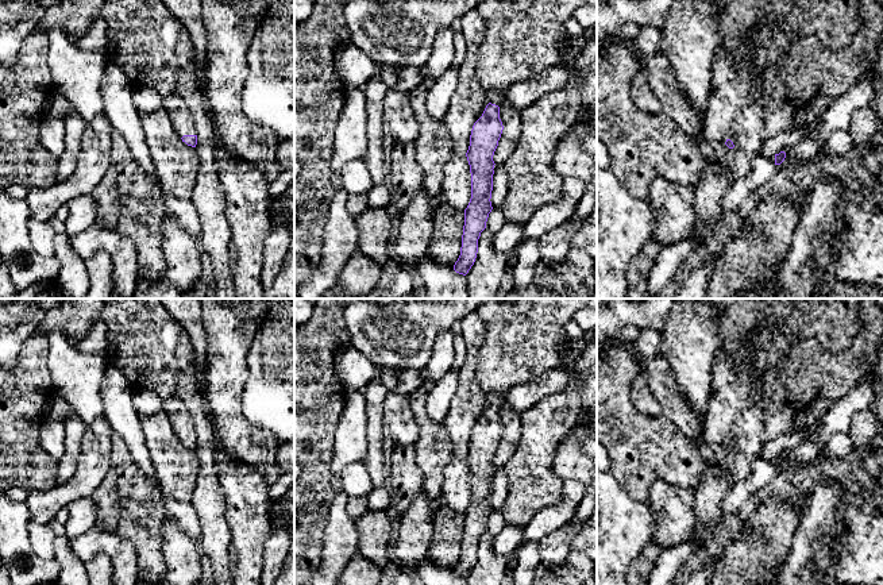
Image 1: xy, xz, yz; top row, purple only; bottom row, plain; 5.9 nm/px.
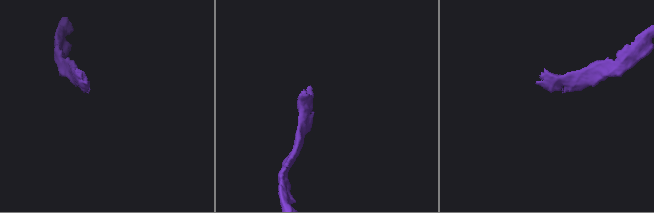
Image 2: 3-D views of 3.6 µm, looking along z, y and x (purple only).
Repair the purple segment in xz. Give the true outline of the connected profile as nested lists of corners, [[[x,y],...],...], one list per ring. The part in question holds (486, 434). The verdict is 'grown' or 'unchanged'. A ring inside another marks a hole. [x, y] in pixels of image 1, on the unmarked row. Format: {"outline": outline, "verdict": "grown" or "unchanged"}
{"outline": [[[490,393],[487,403],[489,407],[482,419],[473,428],[470,449],[466,455],[471,476],[471,501],[464,512],[460,558],[454,567],[454,573],[463,578],[475,565],[478,542],[486,531],[489,516],[493,512],[490,504],[496,467],[493,458],[504,432],[500,408],[505,400],[497,393]]], "verdict": "grown"}

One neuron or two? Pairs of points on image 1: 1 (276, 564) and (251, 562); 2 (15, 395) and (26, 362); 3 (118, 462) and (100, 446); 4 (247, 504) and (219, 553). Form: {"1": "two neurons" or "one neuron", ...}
{"1": "two neurons", "2": "one neuron", "3": "two neurons", "4": "two neurons"}

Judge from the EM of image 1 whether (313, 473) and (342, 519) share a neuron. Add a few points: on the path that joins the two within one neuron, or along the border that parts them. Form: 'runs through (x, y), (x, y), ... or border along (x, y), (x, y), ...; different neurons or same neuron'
border along (336, 493), (322, 532); different neurons

